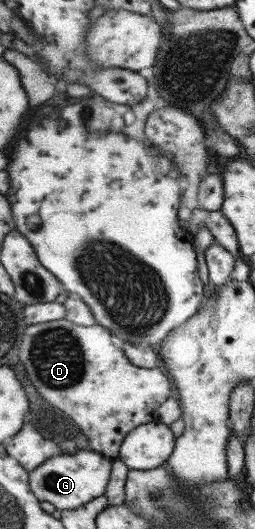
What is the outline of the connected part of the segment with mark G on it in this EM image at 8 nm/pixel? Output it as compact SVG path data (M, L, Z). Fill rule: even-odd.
M84 449L76 455L62 453L30 472L30 486L41 502L50 502L61 511L77 509L101 495L105 496L114 461L115 457L104 456L93 449Z

